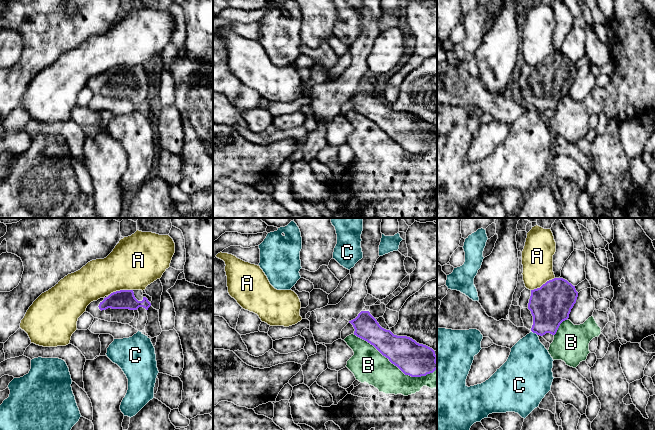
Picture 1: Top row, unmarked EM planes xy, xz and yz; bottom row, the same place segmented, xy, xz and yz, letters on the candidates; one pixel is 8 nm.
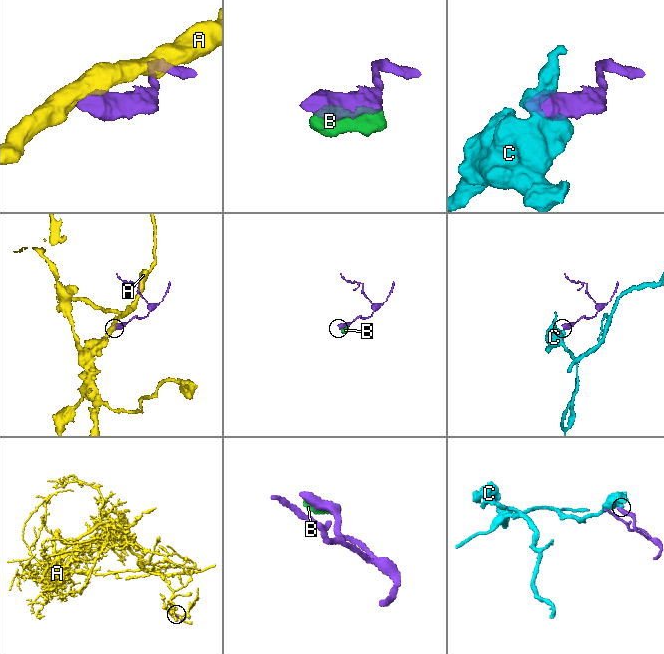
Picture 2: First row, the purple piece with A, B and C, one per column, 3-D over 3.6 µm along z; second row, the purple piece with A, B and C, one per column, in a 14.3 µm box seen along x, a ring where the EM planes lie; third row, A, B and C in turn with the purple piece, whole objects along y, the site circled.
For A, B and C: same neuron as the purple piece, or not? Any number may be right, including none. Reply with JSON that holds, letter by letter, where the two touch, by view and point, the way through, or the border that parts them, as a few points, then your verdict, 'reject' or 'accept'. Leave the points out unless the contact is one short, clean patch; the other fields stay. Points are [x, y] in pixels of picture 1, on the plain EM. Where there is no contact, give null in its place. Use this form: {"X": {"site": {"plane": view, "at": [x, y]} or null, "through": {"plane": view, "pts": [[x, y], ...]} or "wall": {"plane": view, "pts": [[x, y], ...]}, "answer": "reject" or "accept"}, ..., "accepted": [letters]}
{"A": {"site": {"plane": "xy", "at": [120, 66]}, "answer": "reject"}, "B": {"site": {"plane": "xz", "at": [395, 141]}, "answer": "reject"}, "C": {"site": {"plane": "yz", "at": [535, 108]}, "wall": {"plane": "yz", "pts": [[532, 107], [537, 111]]}, "answer": "reject"}, "accepted": []}

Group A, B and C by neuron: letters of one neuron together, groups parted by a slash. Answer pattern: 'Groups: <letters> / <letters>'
Groups: A / B / C

